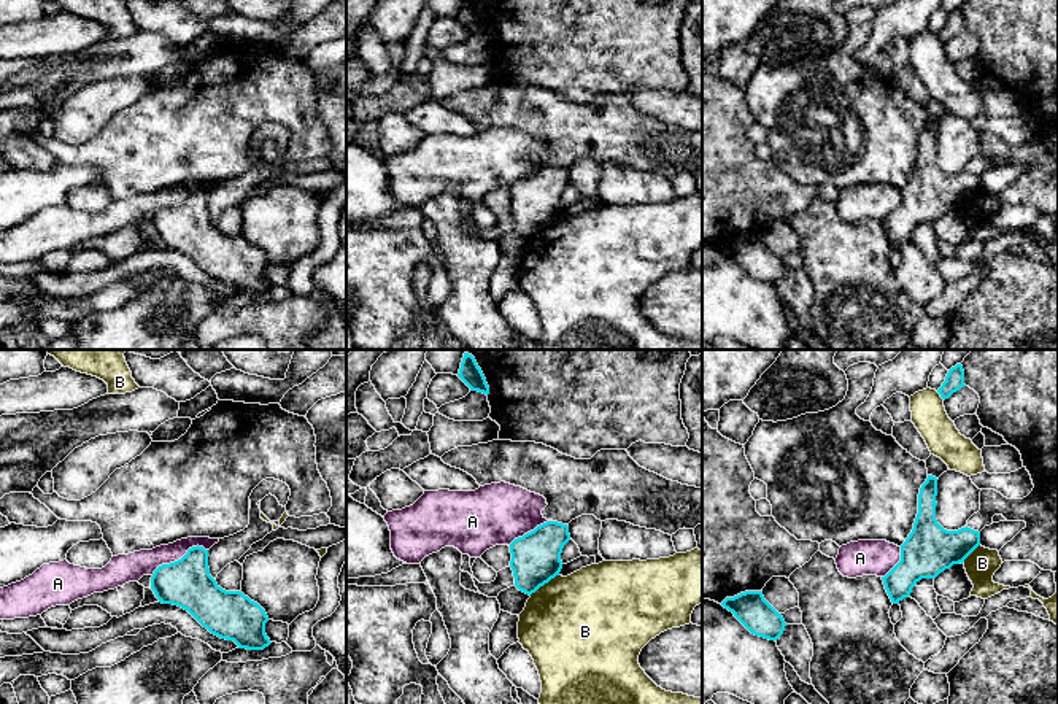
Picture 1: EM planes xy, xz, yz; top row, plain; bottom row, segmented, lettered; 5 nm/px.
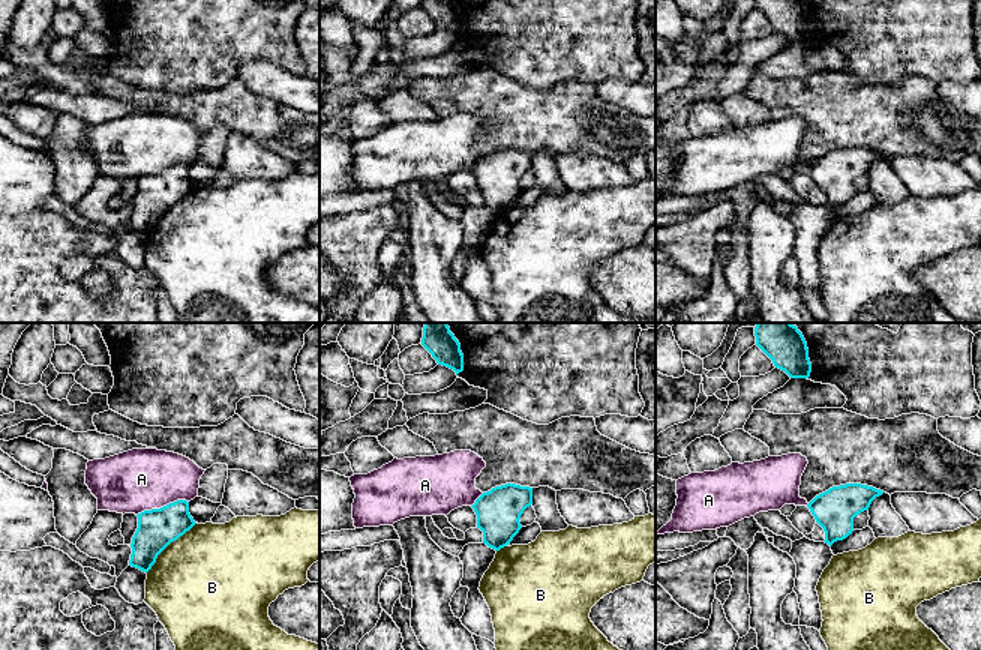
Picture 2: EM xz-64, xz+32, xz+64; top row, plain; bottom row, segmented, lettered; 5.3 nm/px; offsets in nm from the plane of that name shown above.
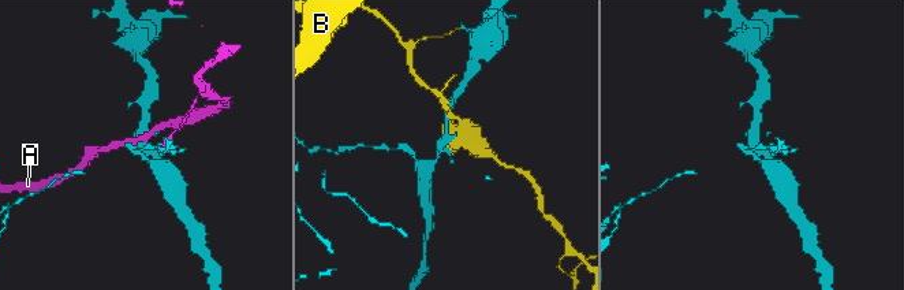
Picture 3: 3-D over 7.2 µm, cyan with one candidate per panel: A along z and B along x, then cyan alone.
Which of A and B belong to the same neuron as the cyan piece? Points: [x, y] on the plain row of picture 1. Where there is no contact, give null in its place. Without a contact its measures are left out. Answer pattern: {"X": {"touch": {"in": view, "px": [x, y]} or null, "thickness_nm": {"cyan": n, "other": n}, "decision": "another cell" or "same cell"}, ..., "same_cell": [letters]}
{"A": {"touch": {"in": "xy", "px": [178, 204]}, "thickness_nm": {"cyan": 240, "other": 140}, "decision": "another cell"}, "B": {"touch": {"in": "xz", "px": [544, 228]}, "thickness_nm": {"cyan": 260, "other": 500}, "decision": "another cell"}, "same_cell": []}

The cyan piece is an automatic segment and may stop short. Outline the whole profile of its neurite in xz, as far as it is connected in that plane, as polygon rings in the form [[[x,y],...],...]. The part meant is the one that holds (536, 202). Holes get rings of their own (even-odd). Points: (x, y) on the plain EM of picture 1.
[[[546,165],[510,188],[515,230],[532,238],[562,213],[561,197],[570,184],[569,170]]]

